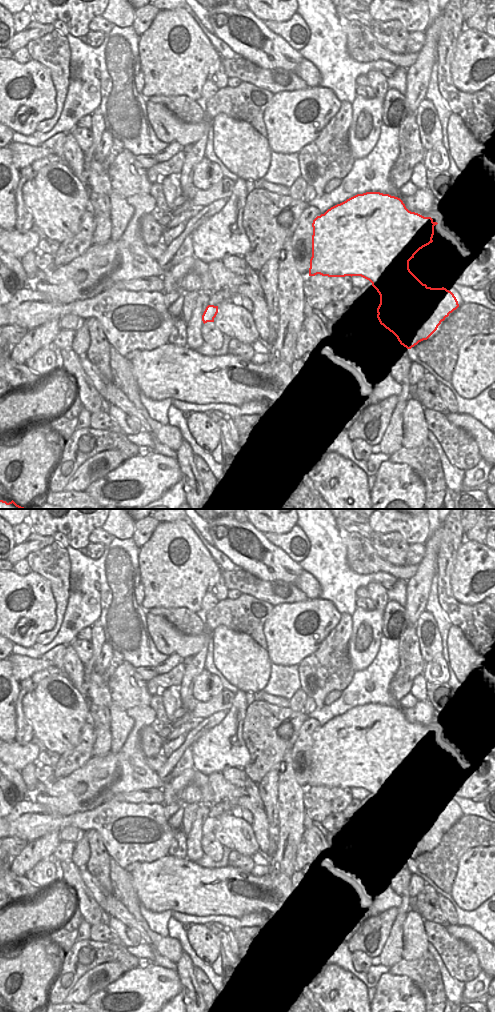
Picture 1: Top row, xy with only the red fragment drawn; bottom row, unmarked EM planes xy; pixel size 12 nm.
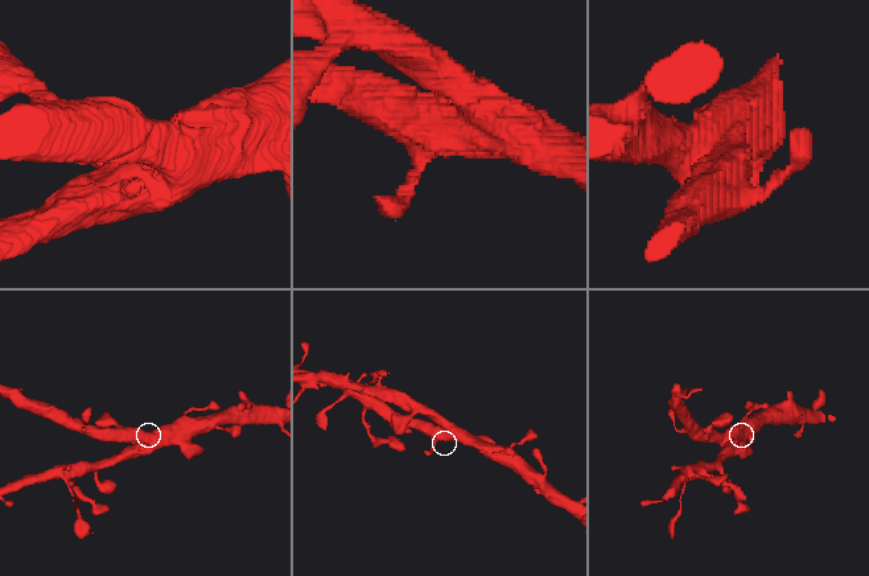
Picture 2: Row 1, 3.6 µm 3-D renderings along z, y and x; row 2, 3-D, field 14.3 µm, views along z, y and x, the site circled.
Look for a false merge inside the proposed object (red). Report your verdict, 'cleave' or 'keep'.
keep

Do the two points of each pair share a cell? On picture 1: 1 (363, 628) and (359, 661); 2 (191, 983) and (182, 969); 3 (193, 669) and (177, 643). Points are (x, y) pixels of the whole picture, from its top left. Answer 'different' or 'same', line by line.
1: same
2: same
3: different

